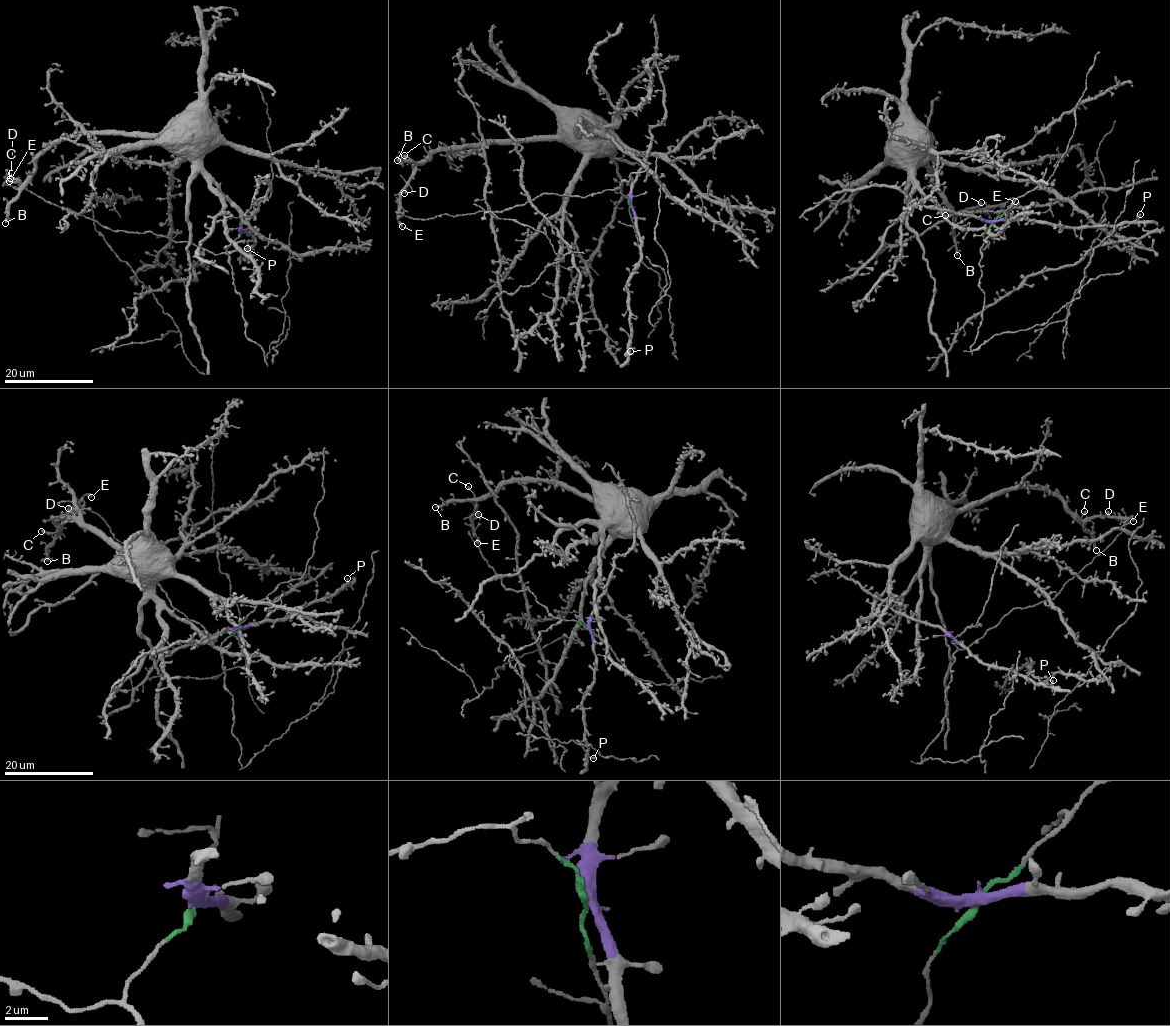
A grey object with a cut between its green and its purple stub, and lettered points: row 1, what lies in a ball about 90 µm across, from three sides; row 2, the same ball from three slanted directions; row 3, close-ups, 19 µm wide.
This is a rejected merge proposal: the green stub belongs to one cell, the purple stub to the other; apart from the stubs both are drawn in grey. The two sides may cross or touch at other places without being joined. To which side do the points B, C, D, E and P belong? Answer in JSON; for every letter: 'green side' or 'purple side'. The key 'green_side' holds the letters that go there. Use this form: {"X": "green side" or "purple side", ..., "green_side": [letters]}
{"B": "green side", "C": "green side", "D": "green side", "E": "green side", "P": "purple side", "green_side": ["B", "C", "D", "E"]}

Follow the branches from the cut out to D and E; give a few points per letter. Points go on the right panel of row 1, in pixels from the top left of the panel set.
D: (993, 222), (984, 234), (982, 249), (989, 242), (985, 238), (1004, 239), (1009, 212), (979, 208), (981, 201)
E: (993, 222), (984, 234), (983, 249), (989, 242), (985, 238), (1004, 239), (1009, 212), (1000, 207), (1015, 201)

